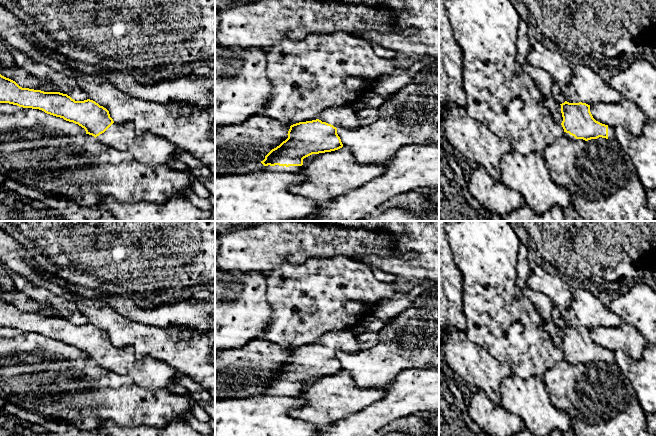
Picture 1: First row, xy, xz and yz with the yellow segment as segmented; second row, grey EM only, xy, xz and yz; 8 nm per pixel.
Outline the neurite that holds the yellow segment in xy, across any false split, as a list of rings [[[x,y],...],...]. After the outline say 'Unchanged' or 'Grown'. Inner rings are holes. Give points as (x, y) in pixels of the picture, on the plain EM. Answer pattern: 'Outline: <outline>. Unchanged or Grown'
Outline: [[[0,298],[0,327],[9,327],[23,332],[39,333],[47,338],[63,342],[78,348],[85,353],[86,358],[92,359],[97,366],[120,375],[129,376],[137,385],[149,389],[166,389],[175,384],[176,379],[183,373],[171,368],[163,361],[155,361],[147,357],[138,361],[131,347],[119,348],[113,345],[109,335],[93,324],[75,325],[67,318],[60,316],[44,316],[20,311],[15,305]]]. Grown

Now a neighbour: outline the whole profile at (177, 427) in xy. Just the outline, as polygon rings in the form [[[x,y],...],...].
[[[179,419],[163,427],[120,427],[108,420],[103,422],[99,429],[108,436],[211,436],[197,432],[188,422]]]

